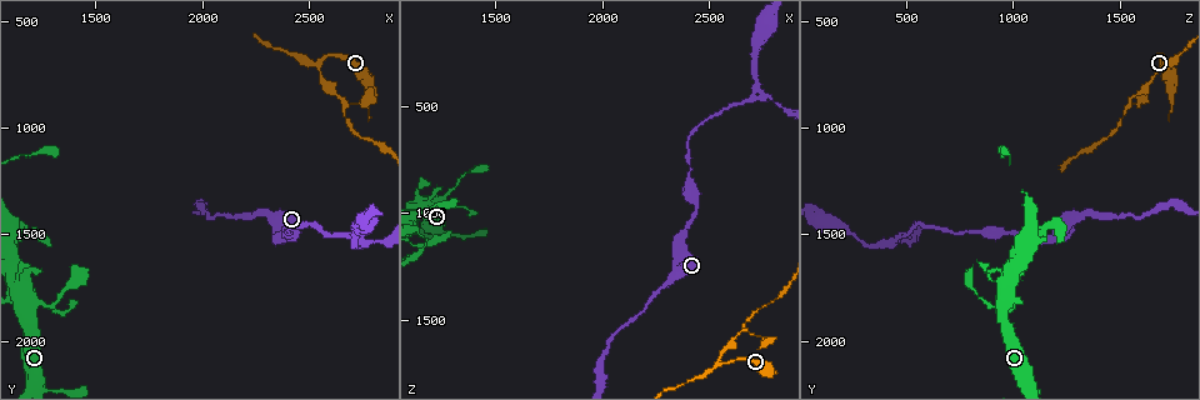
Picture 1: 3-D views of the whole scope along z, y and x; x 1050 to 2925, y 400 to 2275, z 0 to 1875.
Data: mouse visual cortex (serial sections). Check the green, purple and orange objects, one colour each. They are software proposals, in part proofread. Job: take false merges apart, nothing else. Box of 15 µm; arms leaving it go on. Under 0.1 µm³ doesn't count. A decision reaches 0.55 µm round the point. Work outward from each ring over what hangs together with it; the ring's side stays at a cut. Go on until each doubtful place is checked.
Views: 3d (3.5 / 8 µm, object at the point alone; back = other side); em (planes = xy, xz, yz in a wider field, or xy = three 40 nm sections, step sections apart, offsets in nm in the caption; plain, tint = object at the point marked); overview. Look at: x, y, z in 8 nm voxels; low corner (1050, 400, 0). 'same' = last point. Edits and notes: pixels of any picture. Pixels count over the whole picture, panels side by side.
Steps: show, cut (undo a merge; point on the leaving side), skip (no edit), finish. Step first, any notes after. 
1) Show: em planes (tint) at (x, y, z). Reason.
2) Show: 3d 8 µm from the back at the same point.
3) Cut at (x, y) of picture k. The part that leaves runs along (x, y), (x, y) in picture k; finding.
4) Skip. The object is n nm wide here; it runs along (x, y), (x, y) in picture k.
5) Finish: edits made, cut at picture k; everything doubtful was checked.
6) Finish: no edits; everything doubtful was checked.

Show: 3d 3.5 µm at (2550, 710, 1710). Abrupt turn.

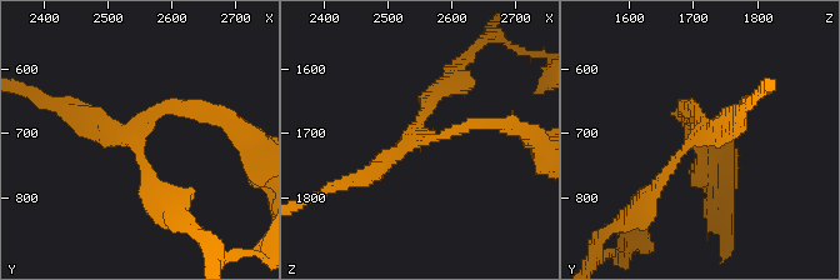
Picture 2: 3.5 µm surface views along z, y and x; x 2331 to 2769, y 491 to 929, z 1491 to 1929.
Show: em xy step 2 (tint) at (2545, 695, 1710).

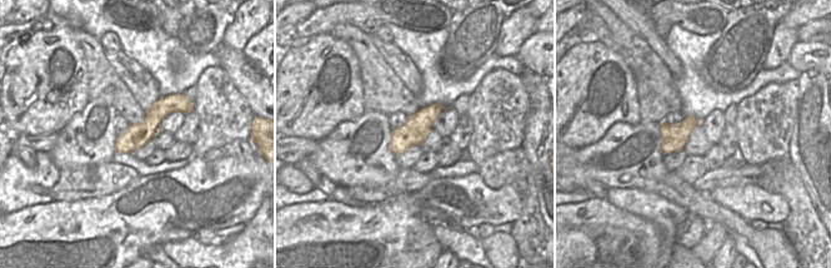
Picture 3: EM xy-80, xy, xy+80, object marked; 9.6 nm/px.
Skip. The object is 260 nm wide here; it runs along (181, 107), (165, 107), (118, 148) in picture 3; all the same cell.

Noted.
Show: 3d 3.5 µm at (2660, 880, 1540). A fork.

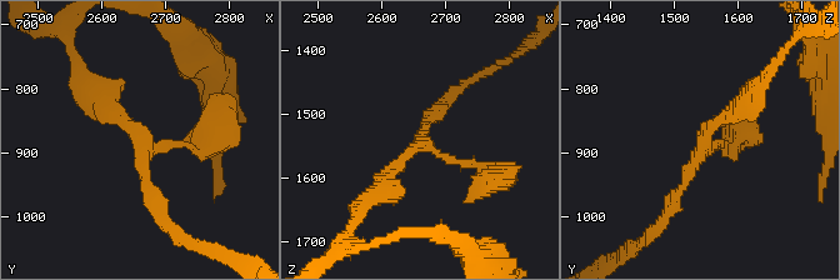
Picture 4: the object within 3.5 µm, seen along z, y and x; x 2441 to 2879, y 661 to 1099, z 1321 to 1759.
Show: em xy step 5 (tint) at (2670, 890, 1550). Now the EM.

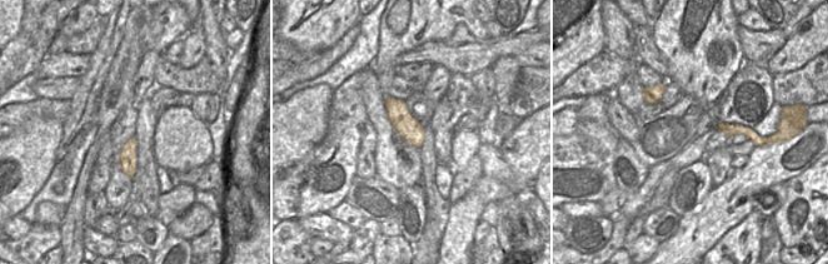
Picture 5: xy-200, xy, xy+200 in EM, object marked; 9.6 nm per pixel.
Skip. It runs along (749, 99), (710, 126), (666, 214) in picture 4; all the same cell.

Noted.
Show: 3d 3.5 µm at (1170, 1460, 1140). Sharp bend.

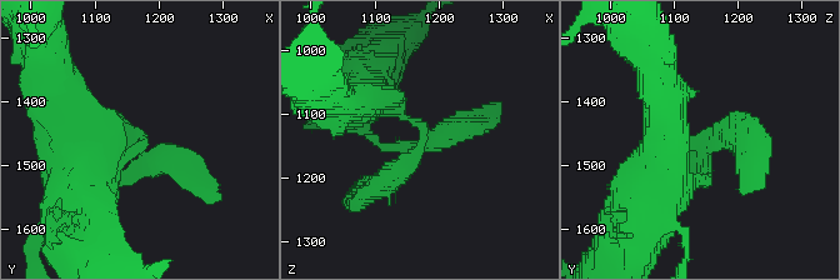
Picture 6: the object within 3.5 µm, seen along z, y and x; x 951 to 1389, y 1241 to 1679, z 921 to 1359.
Show: em xy step 1 (tint) at (1170, 1470, 1125).

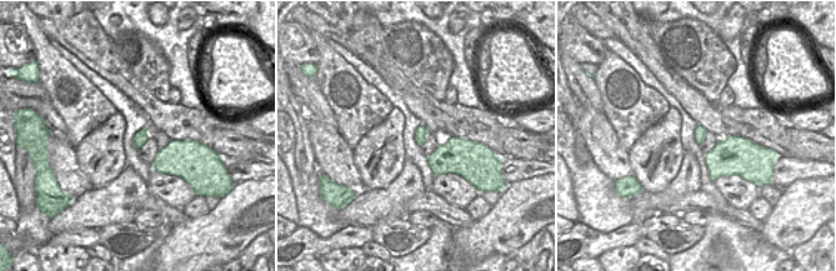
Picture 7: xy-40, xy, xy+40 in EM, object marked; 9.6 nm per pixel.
Skip. It runs along (653, 181), (698, 139), (749, 139) in picture 6; all the same cell.

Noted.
Finish: no edits; everything doubtful was checked.

